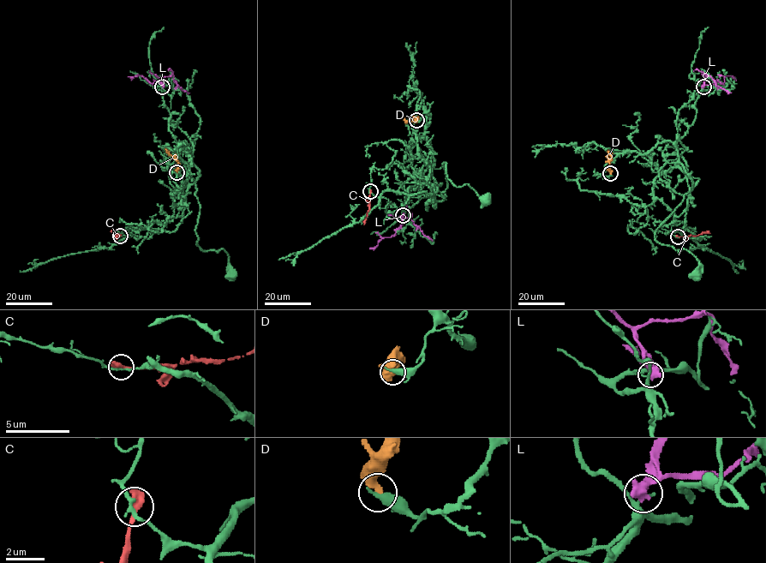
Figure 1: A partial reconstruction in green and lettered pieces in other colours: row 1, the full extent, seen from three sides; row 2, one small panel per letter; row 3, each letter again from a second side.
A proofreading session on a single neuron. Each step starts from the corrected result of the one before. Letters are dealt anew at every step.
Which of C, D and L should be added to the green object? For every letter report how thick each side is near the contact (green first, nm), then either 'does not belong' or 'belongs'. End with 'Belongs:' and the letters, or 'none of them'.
C: 200 nm thick on the green side, 380 nm on the other; does not belong
D: 460 nm thick on the green side, 440 nm on the other; does not belong
L: 190 nm thick on the green side, 650 nm on the other; does not belong
Belongs: none of them

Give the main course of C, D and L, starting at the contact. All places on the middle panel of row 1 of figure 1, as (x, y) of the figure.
C: (370, 192), (369, 209), (363, 224)
D: (416, 120), (407, 122), (403, 118)
L: (403, 215), (399, 218), (409, 218), (433, 241)

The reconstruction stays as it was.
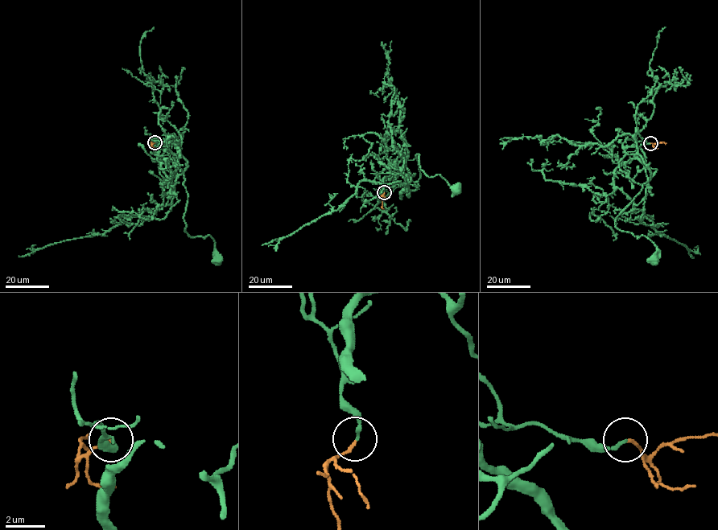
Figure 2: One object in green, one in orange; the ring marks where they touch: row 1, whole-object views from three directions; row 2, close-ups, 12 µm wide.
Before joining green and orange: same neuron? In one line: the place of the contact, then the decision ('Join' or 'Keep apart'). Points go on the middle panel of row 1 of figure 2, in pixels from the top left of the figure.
Place: (384, 192). Join

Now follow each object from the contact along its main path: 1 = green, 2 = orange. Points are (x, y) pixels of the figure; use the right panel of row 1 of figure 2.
1: (650, 142), (622, 144), (642, 163), (647, 181), (615, 221), (622, 231), (653, 243), (653, 260)
2: (650, 143), (666, 142)

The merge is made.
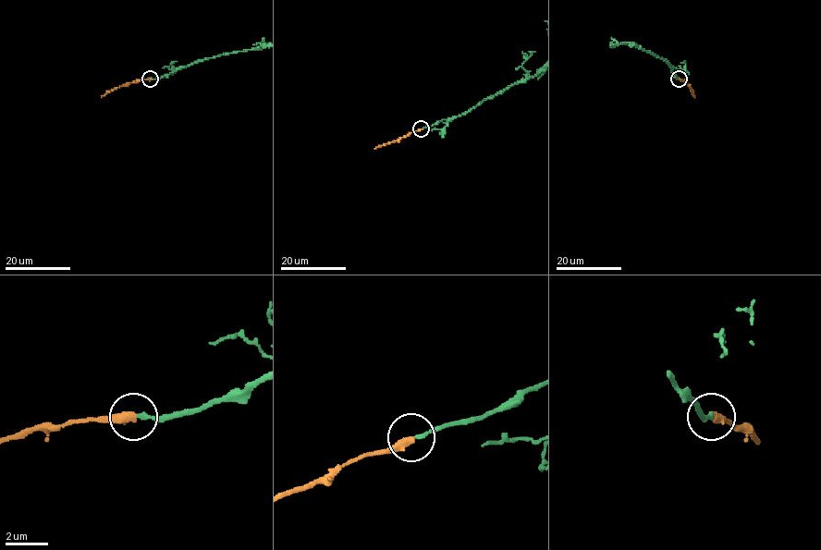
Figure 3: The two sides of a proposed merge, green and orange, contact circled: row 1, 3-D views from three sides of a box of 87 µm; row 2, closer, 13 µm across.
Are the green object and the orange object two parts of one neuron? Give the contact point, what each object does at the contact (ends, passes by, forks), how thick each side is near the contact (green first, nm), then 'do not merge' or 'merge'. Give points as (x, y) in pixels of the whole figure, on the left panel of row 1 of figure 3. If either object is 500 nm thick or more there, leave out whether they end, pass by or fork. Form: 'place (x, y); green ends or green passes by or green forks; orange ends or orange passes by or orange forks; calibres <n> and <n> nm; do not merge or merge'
place (150, 79); green ends; orange ends; calibres 190 and 420 nm; merge

